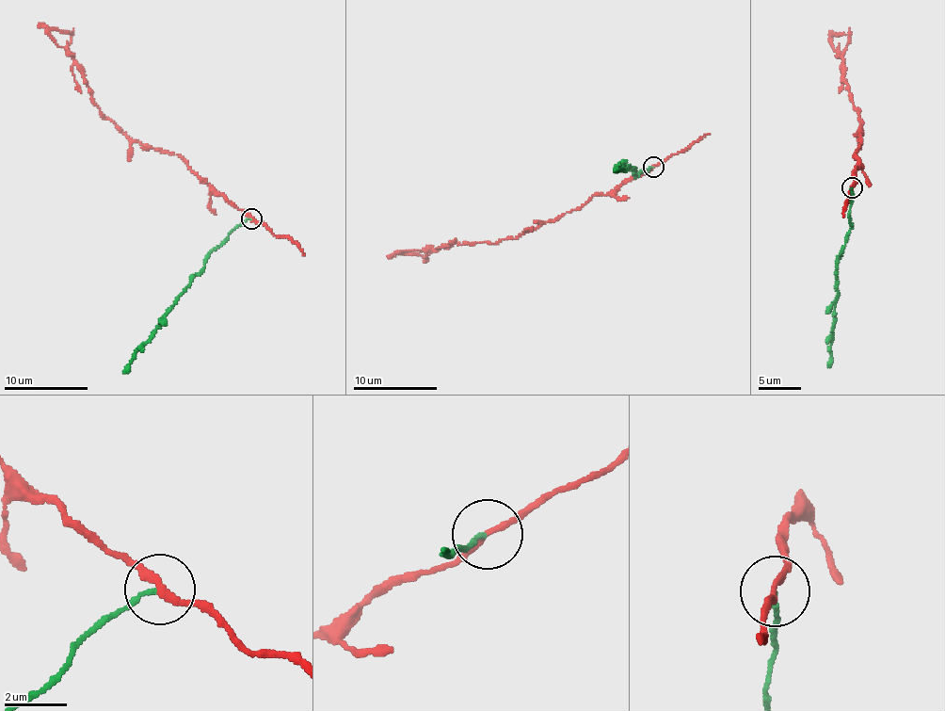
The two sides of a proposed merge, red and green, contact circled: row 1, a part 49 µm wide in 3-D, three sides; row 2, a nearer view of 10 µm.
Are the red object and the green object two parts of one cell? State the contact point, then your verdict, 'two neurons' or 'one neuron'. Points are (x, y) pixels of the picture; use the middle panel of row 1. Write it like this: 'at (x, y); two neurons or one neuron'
at (653, 167); two neurons

